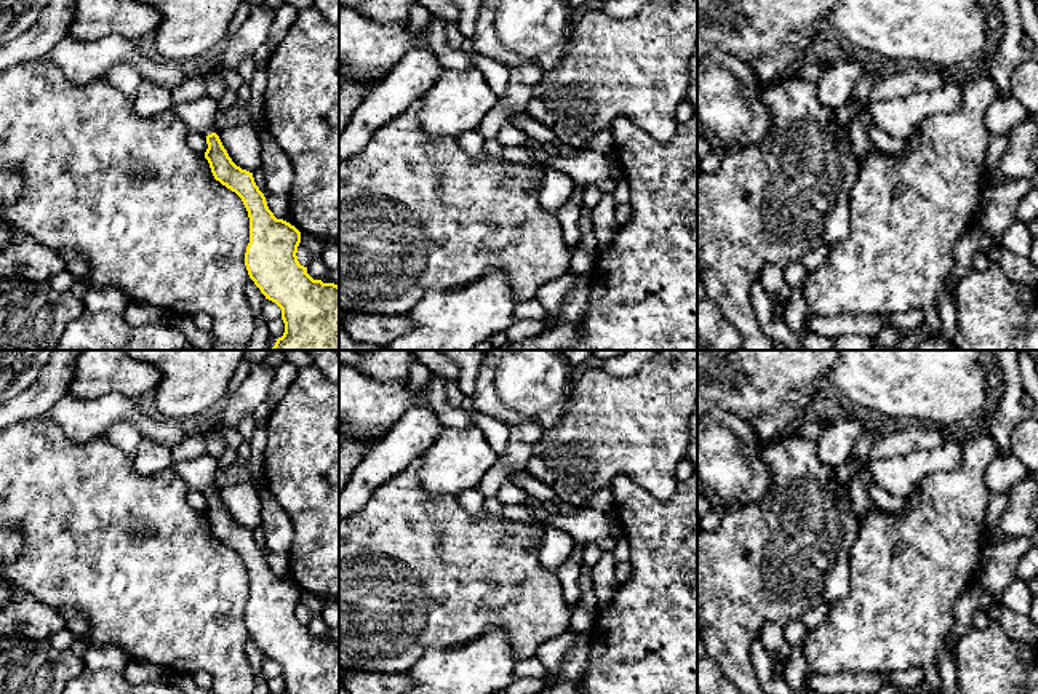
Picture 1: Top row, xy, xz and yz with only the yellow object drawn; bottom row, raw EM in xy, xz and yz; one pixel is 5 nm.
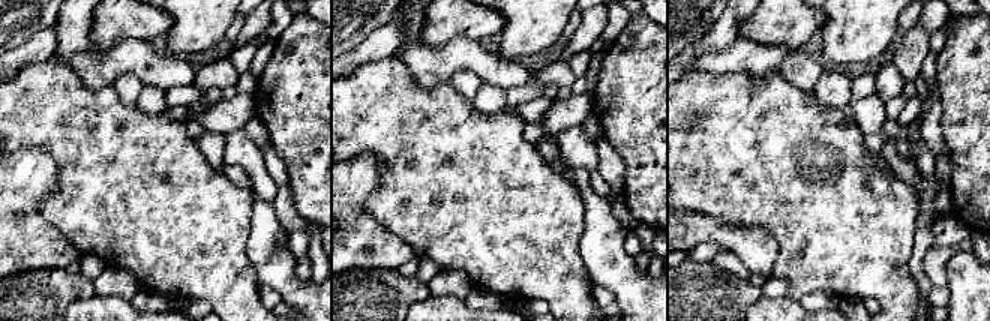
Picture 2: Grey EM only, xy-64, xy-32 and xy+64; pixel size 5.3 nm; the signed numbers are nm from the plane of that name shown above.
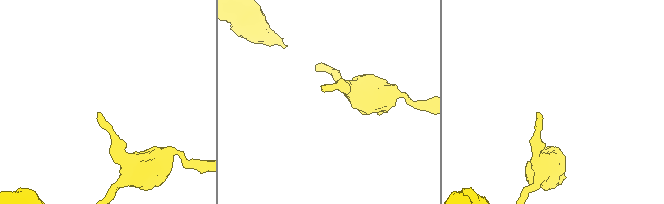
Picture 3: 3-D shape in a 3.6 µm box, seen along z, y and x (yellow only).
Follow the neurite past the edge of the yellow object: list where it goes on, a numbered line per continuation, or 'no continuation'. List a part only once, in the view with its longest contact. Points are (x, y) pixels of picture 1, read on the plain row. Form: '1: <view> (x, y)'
1: xy (199, 474)

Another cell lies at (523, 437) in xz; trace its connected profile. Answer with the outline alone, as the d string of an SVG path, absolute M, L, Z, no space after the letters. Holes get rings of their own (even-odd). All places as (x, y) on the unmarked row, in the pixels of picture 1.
M537 422L509 425L509 443L505 454L486 472L478 485L478 493L488 499L497 496L501 486L518 472L528 472L537 440L544 429Z

